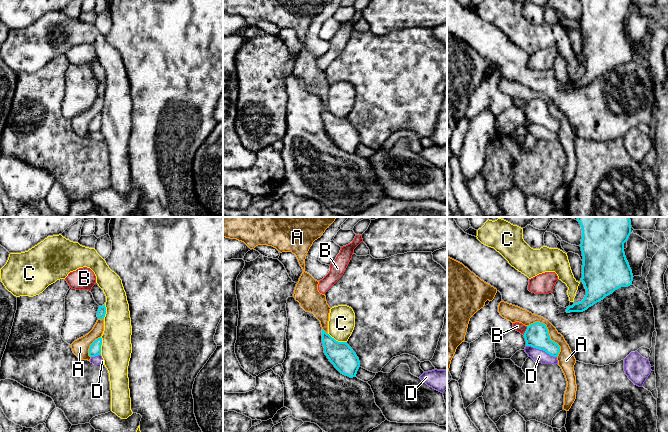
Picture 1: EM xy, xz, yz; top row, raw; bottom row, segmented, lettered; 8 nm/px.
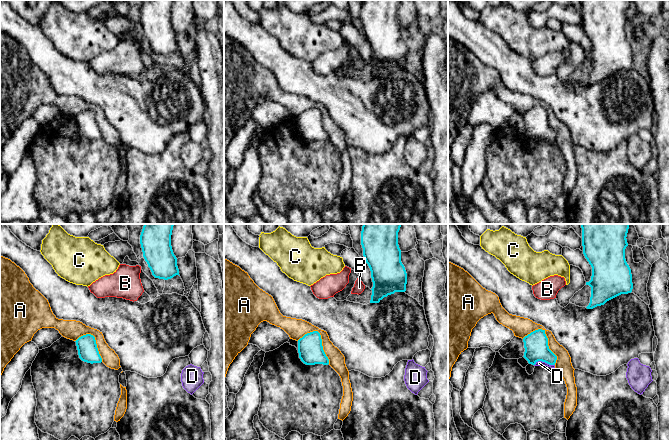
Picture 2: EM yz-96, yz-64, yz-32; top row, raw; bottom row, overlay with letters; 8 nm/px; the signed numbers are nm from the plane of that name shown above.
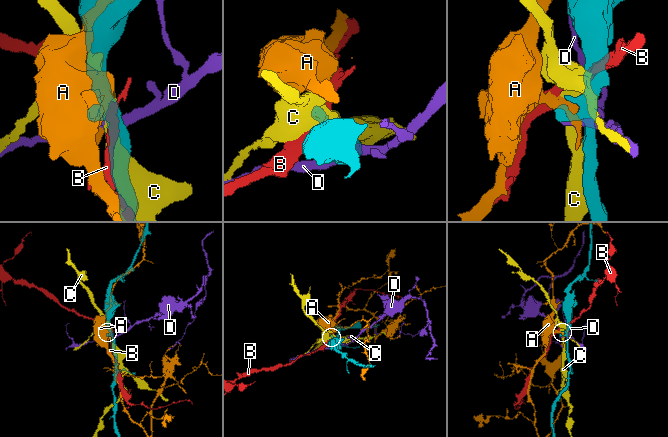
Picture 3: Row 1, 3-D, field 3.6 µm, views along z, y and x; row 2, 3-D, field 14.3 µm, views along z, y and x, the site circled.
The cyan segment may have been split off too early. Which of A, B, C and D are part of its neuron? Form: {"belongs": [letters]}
{"belongs": []}

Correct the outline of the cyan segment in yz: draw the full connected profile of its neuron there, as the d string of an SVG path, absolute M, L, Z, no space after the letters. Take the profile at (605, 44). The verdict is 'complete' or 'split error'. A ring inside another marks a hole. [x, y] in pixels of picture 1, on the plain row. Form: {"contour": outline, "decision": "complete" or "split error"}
{"contour": "M580 0L583 32L581 58L586 71L581 78L567 83L566 88L583 88L621 63L632 61L633 50L626 35L624 19L631 10L631 0Z", "decision": "complete"}

